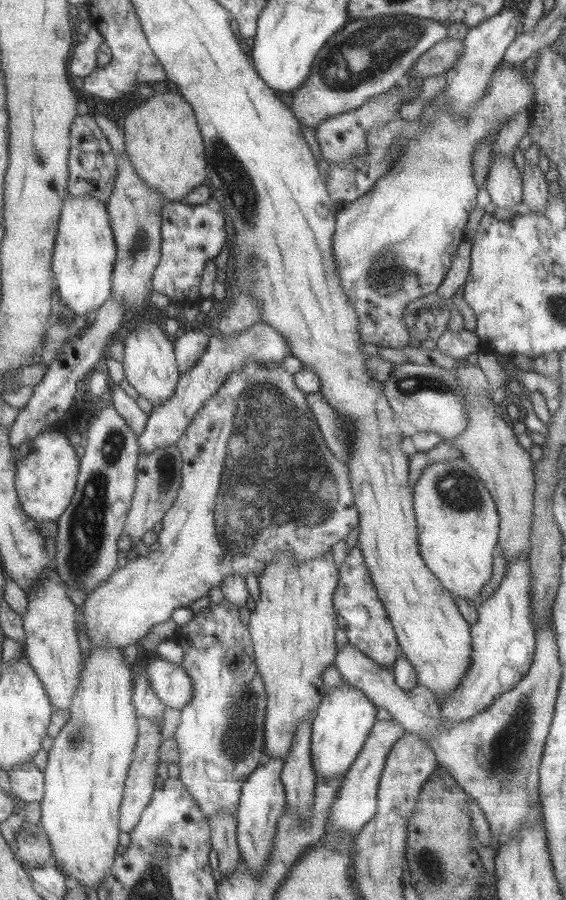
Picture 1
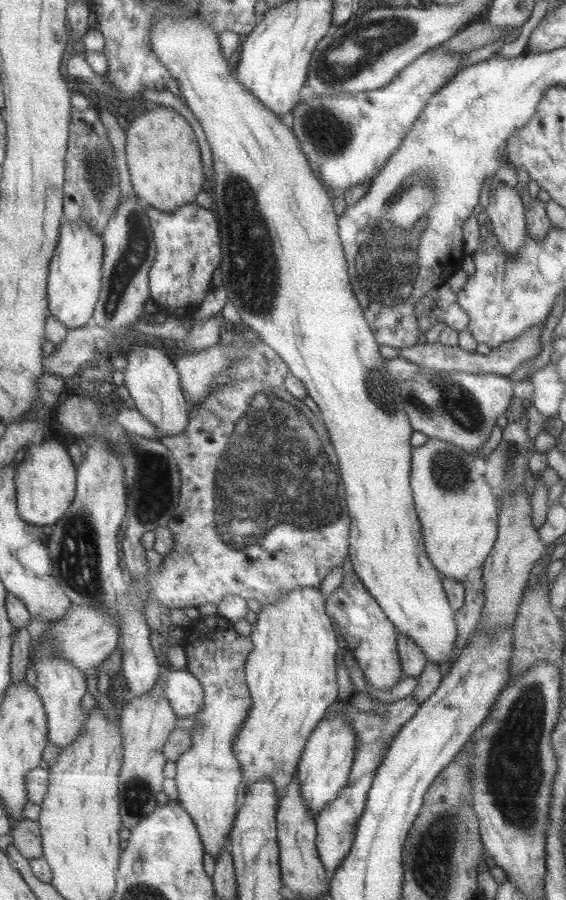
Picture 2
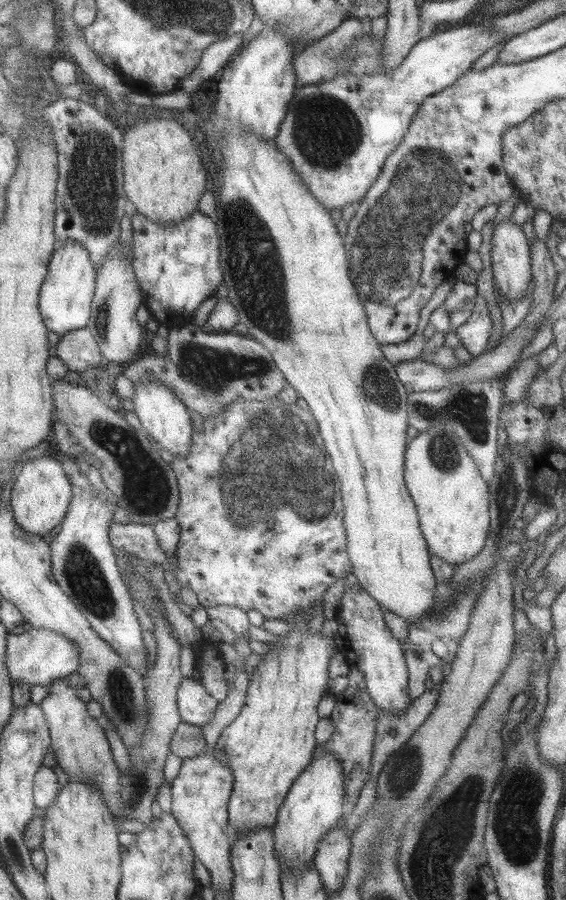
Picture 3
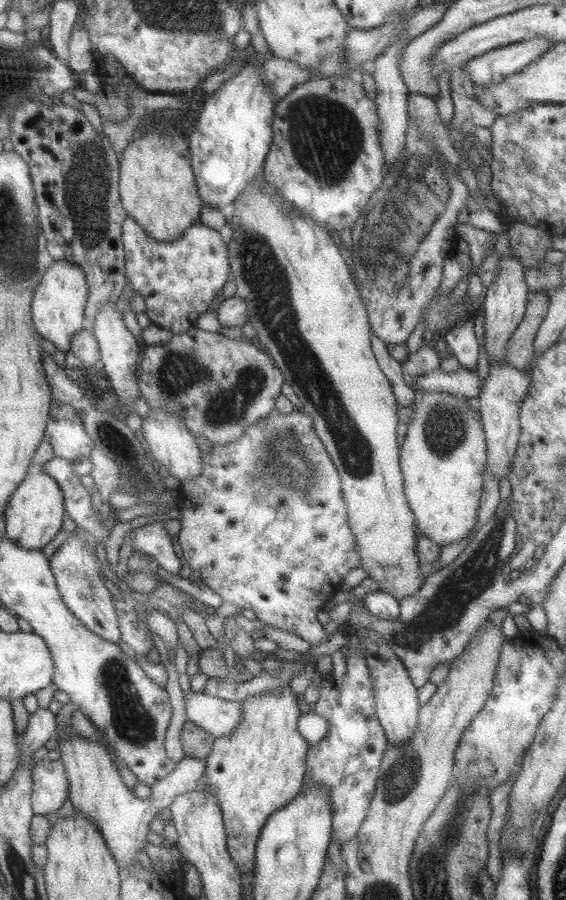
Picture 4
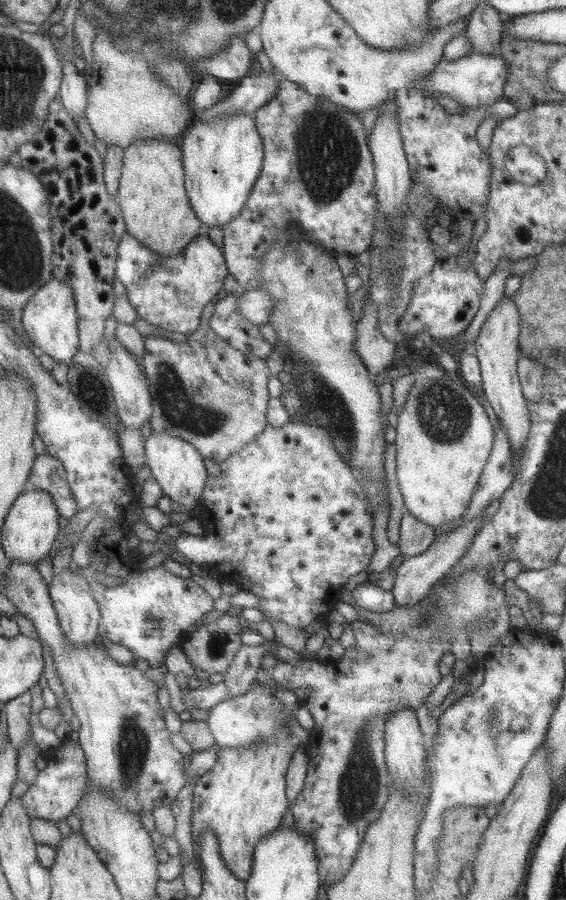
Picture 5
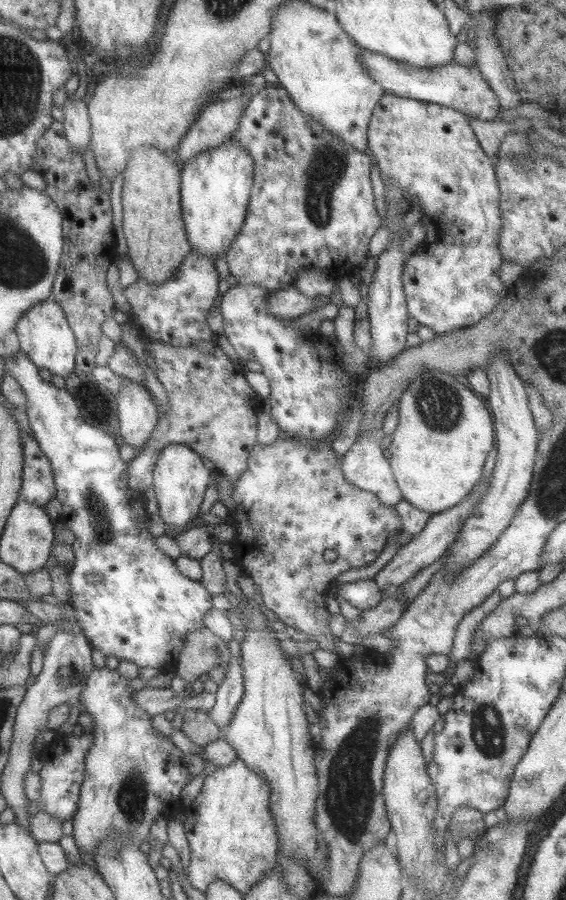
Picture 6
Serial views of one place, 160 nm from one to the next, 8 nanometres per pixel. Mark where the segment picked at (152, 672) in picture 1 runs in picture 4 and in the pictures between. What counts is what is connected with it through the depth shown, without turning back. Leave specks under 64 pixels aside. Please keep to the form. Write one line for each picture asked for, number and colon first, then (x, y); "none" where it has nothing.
2: (184, 692)
3: (196, 706)
4: (219, 717)

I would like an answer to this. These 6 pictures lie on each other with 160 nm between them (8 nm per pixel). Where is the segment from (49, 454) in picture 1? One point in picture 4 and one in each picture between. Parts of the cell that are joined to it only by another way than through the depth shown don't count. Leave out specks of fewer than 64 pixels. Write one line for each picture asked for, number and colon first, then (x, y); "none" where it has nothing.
2: (45, 478)
3: (41, 493)
4: (33, 516)

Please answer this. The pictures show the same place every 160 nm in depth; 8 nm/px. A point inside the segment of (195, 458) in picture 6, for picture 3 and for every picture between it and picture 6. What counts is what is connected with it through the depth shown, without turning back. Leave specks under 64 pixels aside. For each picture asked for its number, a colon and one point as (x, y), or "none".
3: (165, 419)
4: (167, 439)
5: (179, 470)

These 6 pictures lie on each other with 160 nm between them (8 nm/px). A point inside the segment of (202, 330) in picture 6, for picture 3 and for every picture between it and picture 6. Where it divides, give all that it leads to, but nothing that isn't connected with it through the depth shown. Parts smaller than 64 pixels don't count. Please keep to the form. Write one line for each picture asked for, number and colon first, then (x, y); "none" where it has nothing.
3: (176, 266)
4: (177, 280)
5: (169, 293)

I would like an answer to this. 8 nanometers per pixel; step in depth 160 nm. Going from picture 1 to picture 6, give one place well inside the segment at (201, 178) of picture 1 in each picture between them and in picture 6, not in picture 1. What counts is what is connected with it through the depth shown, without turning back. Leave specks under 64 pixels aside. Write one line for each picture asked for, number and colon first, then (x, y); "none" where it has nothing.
2: (161, 153)
3: (163, 180)
4: (156, 187)
5: (151, 196)
6: (156, 244)

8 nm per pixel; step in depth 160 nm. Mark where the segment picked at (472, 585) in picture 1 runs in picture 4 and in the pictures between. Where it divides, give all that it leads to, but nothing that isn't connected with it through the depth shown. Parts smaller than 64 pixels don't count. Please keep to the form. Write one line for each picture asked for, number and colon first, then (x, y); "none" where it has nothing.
2: (458, 515)
3: (451, 499)
4: (442, 458)

